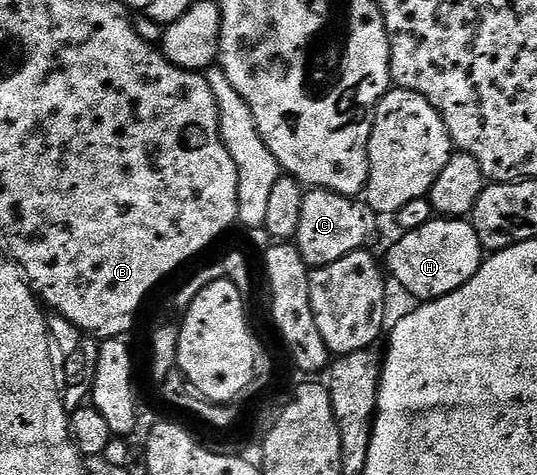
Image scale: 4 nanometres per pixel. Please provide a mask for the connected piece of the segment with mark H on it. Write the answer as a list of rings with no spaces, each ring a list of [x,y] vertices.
[[[437,216],[421,228],[404,231],[384,257],[386,273],[416,301],[439,299],[463,287],[483,266],[485,251],[483,242],[472,223],[465,218],[455,219]]]

